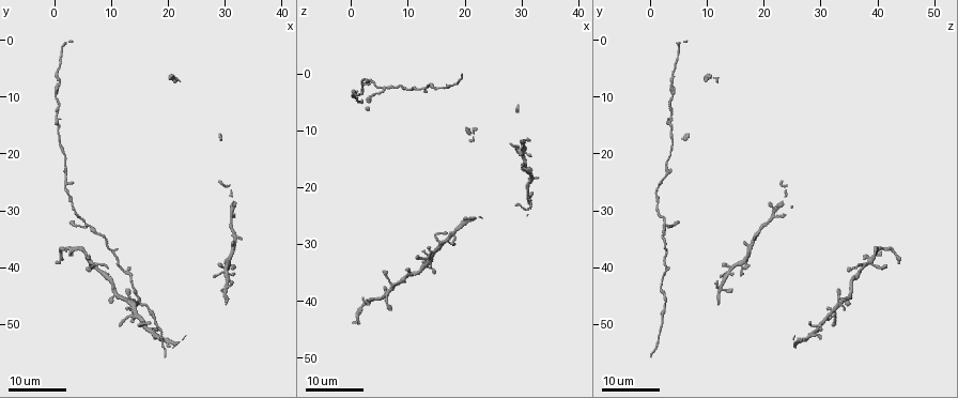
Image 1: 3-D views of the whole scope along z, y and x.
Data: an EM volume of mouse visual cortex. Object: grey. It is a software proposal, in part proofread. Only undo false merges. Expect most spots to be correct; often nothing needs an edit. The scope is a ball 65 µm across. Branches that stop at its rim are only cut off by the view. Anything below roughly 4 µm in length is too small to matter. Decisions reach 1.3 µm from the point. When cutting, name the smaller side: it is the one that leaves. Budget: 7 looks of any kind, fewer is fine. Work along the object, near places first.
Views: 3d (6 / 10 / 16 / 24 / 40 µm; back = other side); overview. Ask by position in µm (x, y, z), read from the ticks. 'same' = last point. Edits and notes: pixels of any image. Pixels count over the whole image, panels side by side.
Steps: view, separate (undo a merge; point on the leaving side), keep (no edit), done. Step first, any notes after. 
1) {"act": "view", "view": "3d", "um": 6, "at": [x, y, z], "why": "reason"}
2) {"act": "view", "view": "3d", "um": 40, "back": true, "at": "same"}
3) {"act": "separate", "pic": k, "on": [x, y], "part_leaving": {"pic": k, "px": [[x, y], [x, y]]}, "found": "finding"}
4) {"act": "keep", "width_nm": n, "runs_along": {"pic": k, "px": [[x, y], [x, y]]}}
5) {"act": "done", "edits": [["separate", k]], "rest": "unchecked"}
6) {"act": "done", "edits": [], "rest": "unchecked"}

{"act": "view", "view": "3d", "um": 16, "at": [17.0, 48.0, 2.0]}

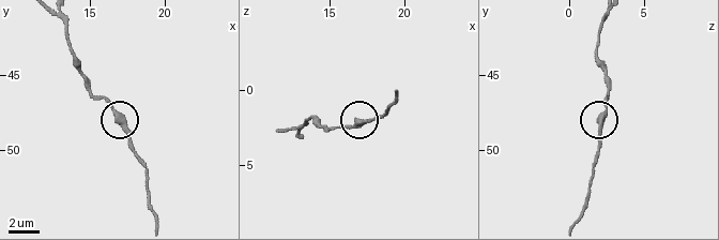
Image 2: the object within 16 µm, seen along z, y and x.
{"act": "view", "view": "3d", "um": 6, "at": [16.6, 47.6, 2.2], "why": "zoom in"}

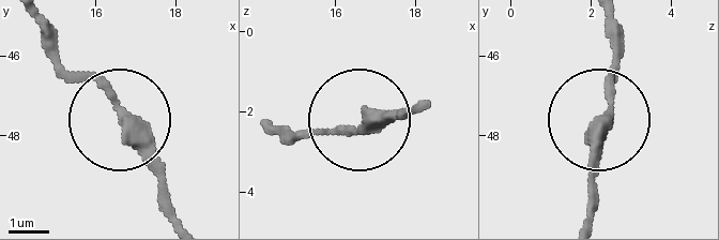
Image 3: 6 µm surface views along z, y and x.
{"act": "keep", "side_arm_um": 9, "found": "continuous, no second neuron"}

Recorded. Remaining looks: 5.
{"act": "view", "view": "3d", "um": 24, "at": [0.0, 13.5, 3.5], "why": "a narrow waist"}

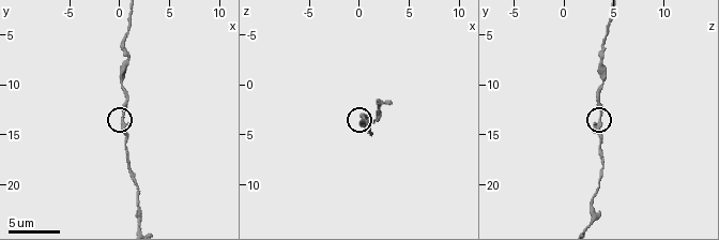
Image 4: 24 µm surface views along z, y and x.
{"act": "view", "view": "3d", "um": 10, "at": [0.2, 13.4, 3.6]}

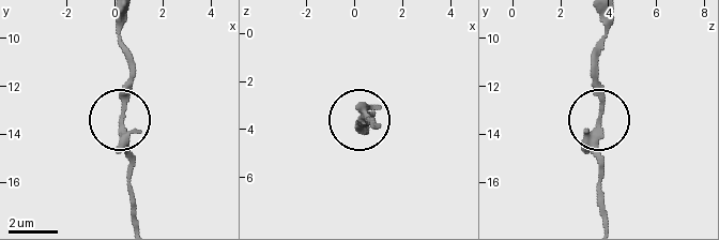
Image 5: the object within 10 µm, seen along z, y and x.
{"act": "keep", "runs_along": {"pic": 5, "px": [[602, 222], [592, 58]]}, "found": "continuous, no second neuron"}

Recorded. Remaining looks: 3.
{"act": "view", "view": "3d", "um": 16, "at": [0.4, 7.0, 3.6], "why": "thick turns thin"}

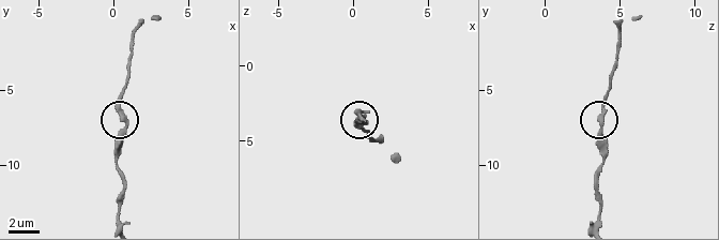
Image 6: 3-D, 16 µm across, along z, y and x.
{"act": "keep", "runs_along": {"pic": 6, "px": [[598, 222], [599, 115], [610, 77]]}, "found": "all the same neuron"}

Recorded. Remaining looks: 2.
{"act": "done", "edits": [], "rest": "unchecked"}

